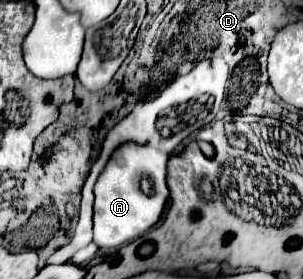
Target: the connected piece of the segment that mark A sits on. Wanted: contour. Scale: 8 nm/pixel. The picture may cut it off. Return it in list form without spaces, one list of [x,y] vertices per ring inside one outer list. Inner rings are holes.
[[[124,144],[112,154],[94,186],[94,244],[98,248],[120,248],[124,244],[130,244],[158,222],[168,198],[162,166],[166,162],[168,154],[136,144]],[[146,166],[152,166],[152,194],[146,194],[140,184],[142,178],[148,176]]]

